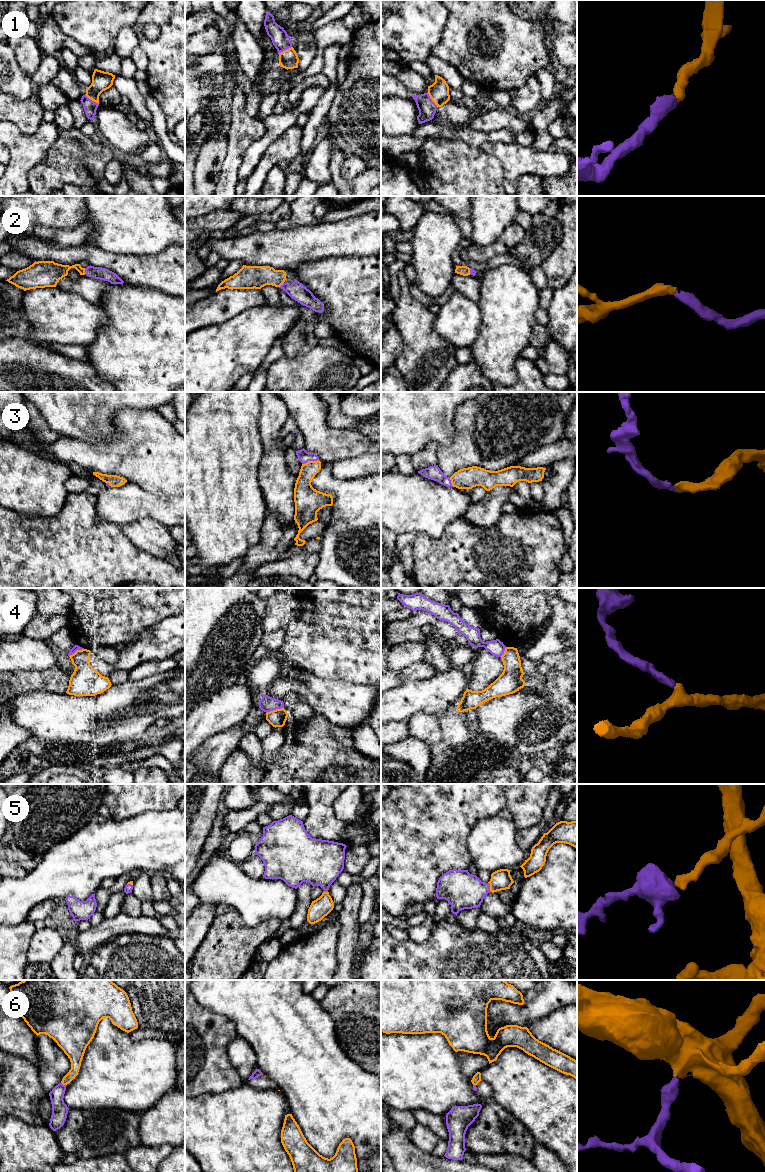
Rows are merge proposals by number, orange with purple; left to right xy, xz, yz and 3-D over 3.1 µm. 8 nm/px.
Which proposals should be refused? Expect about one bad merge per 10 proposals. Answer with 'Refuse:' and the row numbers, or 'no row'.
Refuse: 4

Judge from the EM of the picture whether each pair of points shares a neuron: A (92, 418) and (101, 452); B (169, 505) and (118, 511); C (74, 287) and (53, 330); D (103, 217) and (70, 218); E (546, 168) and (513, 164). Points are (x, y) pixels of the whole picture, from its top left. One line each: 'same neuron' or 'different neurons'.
A: different neurons
B: same neuron
C: different neurons
D: different neurons
E: same neuron

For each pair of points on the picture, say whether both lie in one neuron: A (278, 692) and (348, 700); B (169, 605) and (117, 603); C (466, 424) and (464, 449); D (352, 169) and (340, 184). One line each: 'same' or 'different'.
A: same
B: same
C: same
D: different

